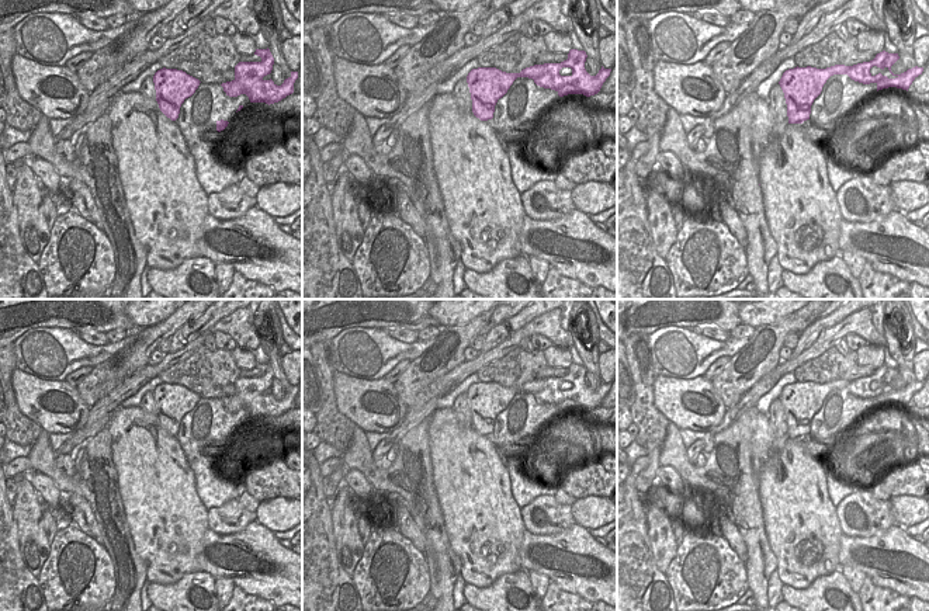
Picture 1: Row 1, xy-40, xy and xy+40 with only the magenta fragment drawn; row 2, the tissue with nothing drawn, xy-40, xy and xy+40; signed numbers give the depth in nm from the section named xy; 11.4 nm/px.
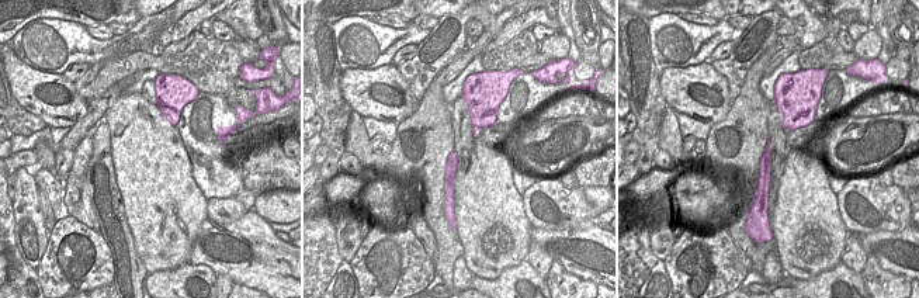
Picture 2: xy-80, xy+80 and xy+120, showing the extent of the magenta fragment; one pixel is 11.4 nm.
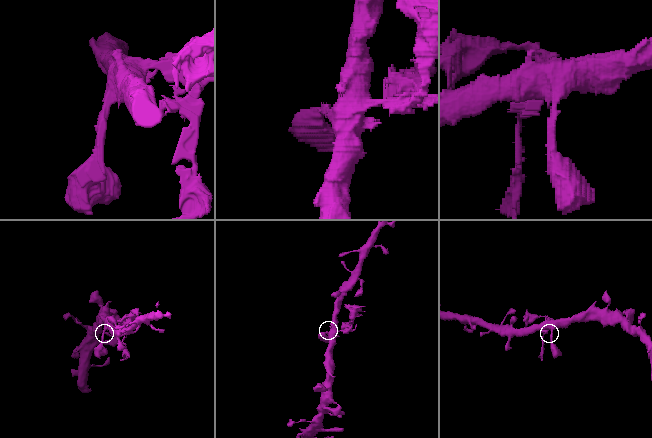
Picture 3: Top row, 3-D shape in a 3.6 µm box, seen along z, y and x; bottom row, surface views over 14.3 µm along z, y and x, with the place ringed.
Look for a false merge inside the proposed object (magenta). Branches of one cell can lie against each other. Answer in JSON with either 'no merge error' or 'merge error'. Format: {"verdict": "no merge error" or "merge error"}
{"verdict": "merge error"}

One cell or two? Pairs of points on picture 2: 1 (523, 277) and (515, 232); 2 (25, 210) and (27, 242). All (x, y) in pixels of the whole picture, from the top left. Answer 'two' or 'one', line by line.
1: two
2: one

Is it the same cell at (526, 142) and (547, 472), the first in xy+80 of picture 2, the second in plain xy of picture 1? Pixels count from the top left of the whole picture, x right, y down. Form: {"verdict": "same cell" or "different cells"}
{"verdict": "same cell"}

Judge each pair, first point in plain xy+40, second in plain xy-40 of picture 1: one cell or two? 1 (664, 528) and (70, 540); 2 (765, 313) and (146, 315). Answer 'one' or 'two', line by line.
1: two
2: one

